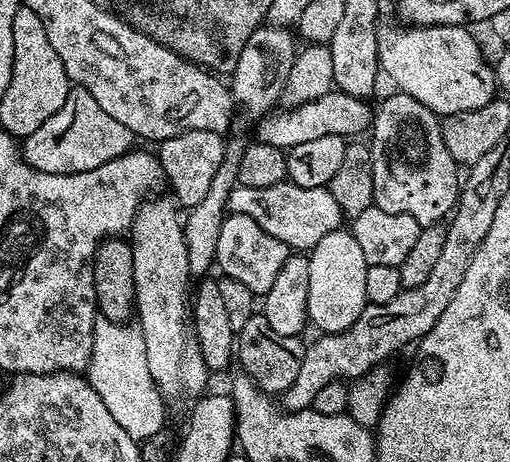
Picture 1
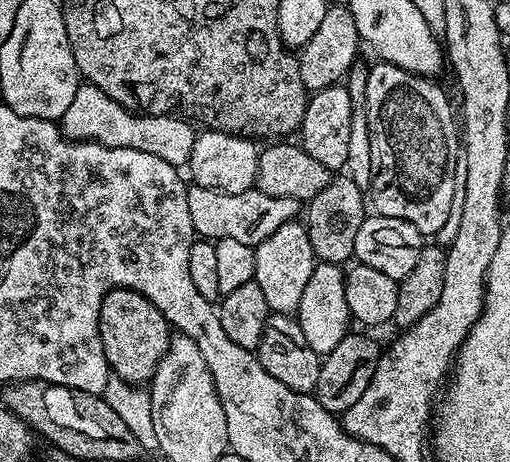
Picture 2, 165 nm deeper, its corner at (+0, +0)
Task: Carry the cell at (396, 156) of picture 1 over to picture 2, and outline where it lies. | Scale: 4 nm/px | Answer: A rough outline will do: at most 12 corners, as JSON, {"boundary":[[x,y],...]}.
{"boundary":[[368,68],[370,204],[431,238],[462,140],[435,79]]}

